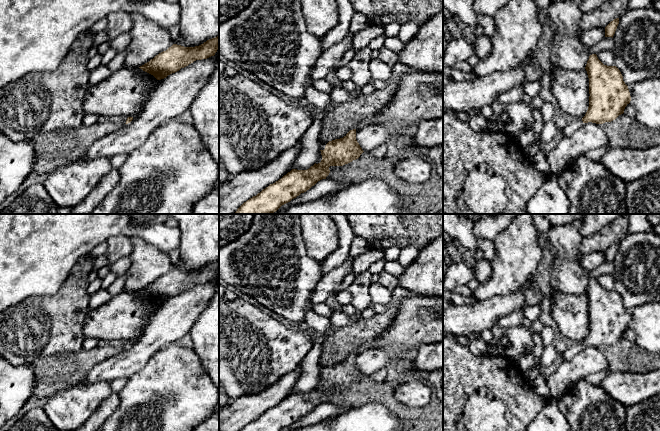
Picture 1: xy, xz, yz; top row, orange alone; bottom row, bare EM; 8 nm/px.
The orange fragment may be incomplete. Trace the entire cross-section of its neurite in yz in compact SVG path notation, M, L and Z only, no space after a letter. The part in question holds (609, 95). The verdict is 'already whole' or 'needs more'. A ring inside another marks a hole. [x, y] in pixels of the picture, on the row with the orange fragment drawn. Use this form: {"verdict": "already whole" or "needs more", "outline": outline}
{"verdict": "needs more", "outline": "M592 54L585 69L589 78L589 107L582 119L576 118L564 127L564 137L584 123L603 124L615 120L631 101L628 86L616 66L604 65L596 54Z"}

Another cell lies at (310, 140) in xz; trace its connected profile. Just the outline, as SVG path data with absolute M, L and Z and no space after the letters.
M317 118L312 125L303 134L300 142L302 144L302 151L295 160L293 169L307 170L315 164L318 159L320 150L320 134L323 130L322 118Z

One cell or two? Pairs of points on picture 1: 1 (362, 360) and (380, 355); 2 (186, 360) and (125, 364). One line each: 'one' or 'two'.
1: one
2: two

